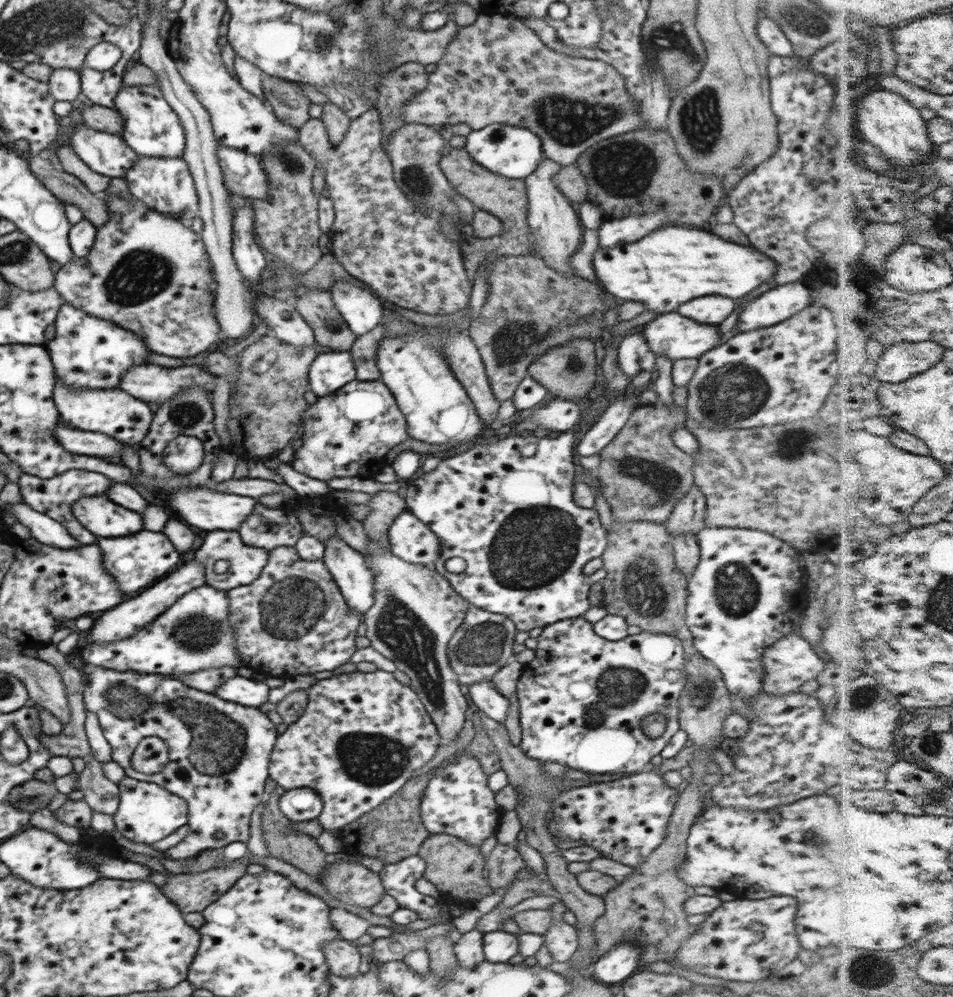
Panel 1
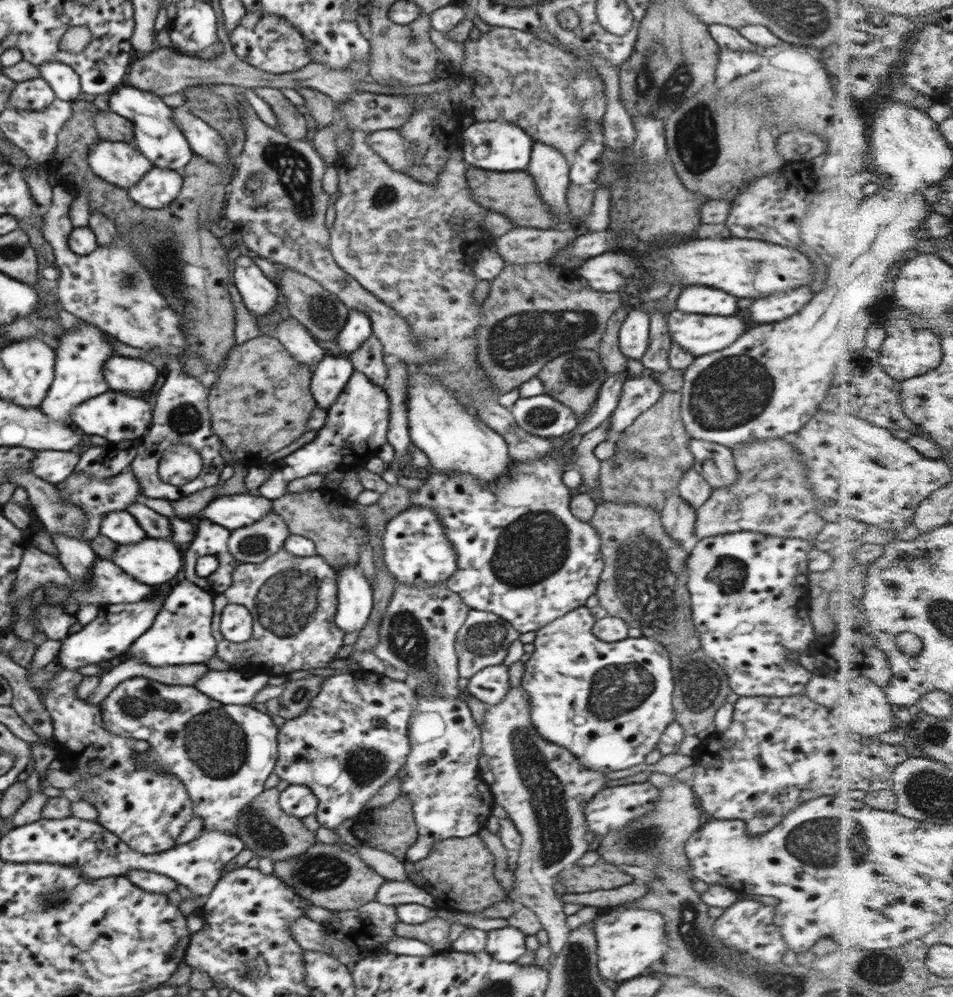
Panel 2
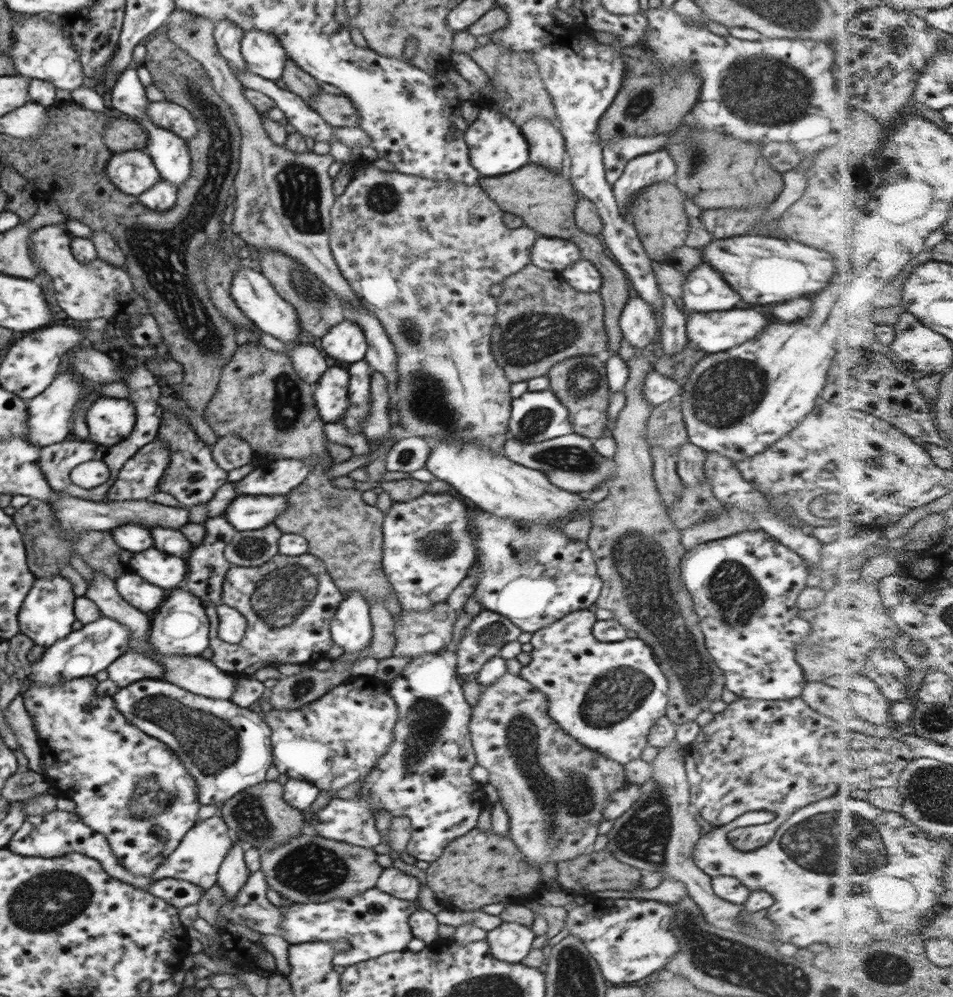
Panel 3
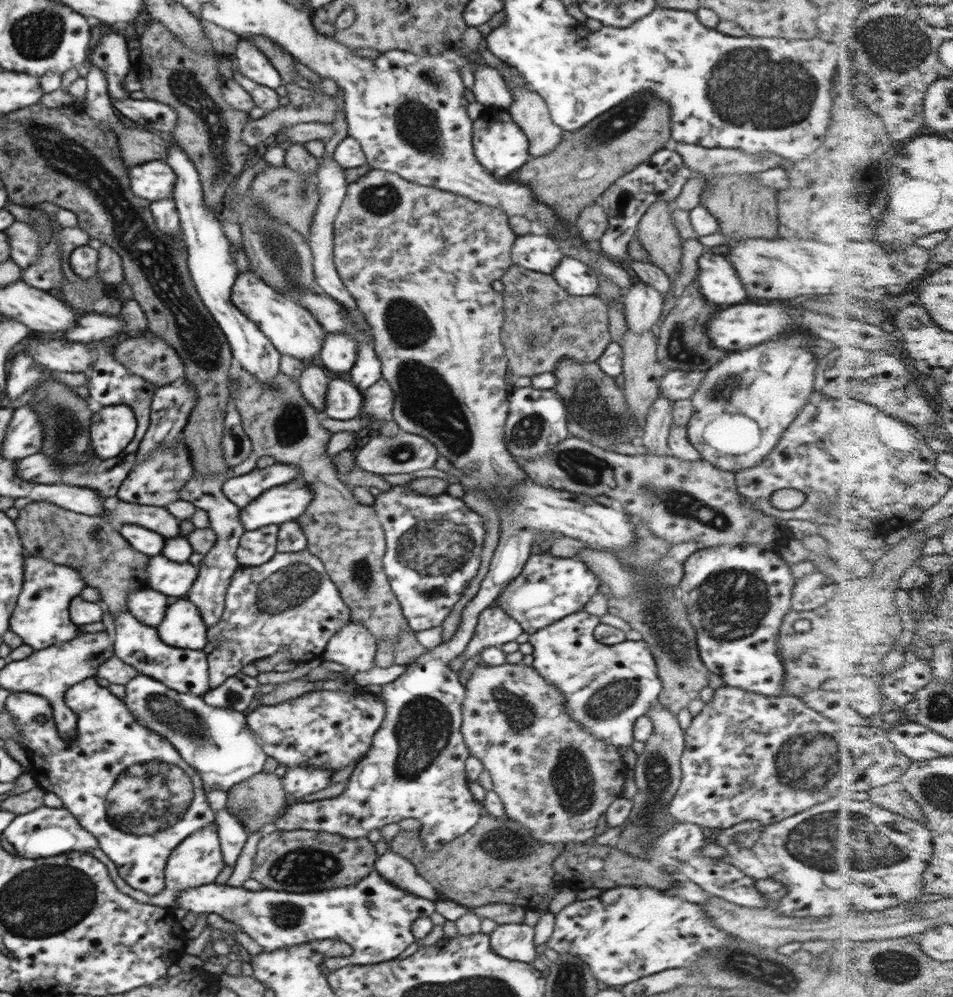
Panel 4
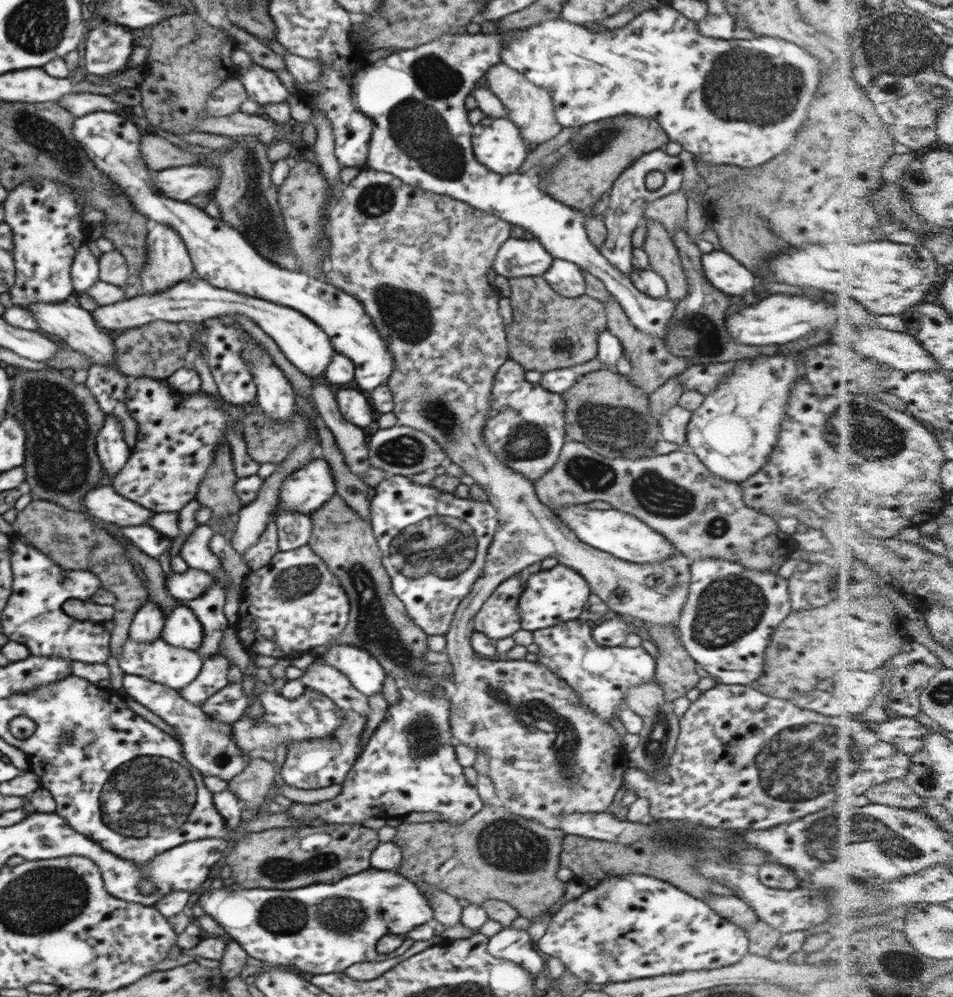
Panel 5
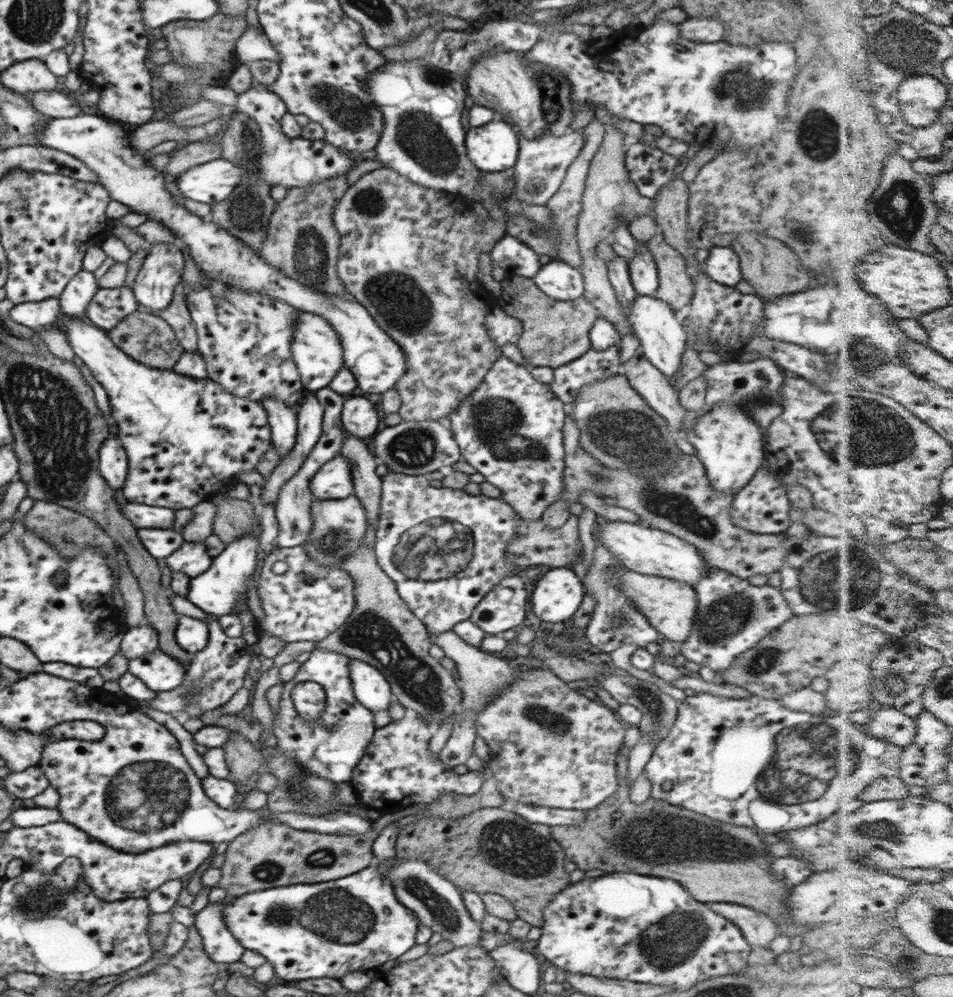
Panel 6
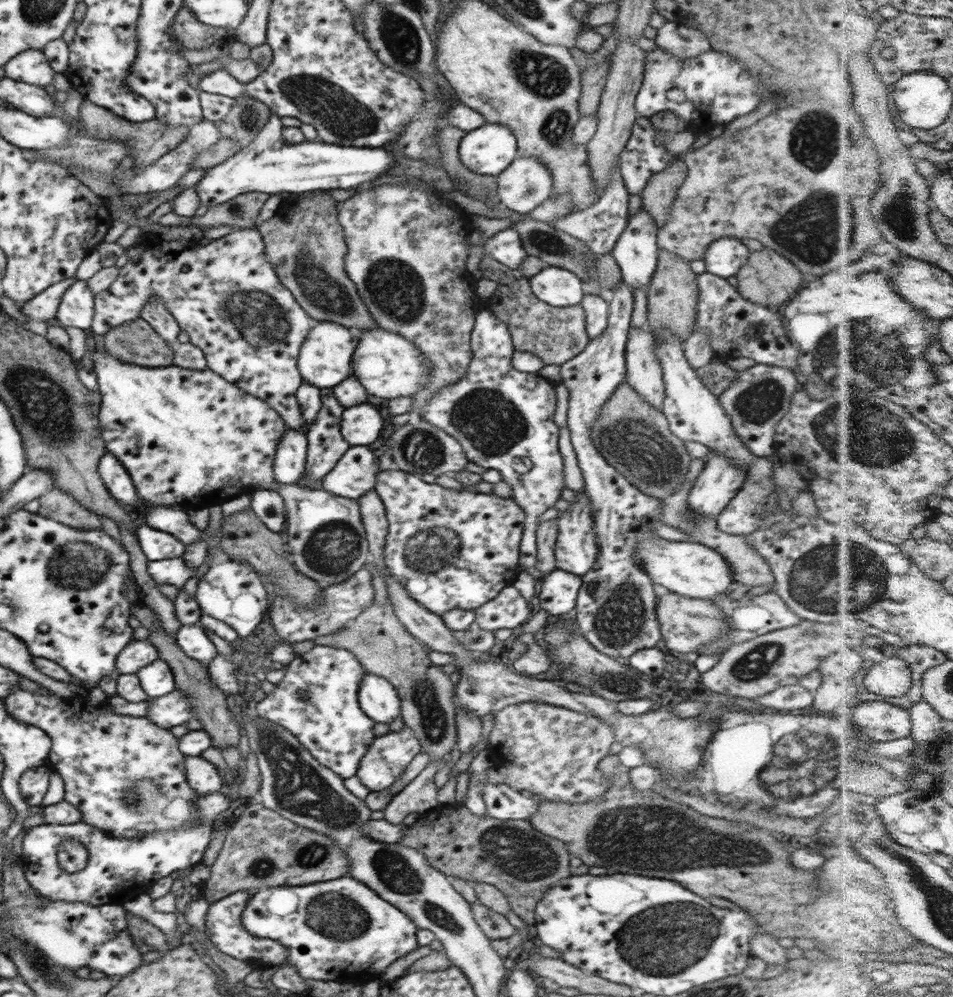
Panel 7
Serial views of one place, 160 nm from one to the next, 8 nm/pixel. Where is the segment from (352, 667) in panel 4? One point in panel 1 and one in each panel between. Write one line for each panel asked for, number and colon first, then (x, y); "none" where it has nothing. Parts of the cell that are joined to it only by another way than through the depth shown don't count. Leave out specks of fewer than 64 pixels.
1: (348, 568)
2: (354, 592)
3: (351, 628)

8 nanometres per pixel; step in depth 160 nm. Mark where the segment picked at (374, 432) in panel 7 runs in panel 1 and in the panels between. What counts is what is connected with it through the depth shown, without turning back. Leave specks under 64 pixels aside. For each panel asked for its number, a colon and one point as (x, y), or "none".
1: (329, 371)
2: (329, 377)
3: (330, 393)
4: (343, 401)
5: (355, 406)
6: (359, 417)

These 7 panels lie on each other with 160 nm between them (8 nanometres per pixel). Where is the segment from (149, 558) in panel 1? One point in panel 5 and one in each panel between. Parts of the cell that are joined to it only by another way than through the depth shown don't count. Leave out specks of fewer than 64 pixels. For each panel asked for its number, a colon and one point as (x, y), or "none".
2: (152, 562)
3: (165, 571)
4: (173, 579)
5: (191, 584)

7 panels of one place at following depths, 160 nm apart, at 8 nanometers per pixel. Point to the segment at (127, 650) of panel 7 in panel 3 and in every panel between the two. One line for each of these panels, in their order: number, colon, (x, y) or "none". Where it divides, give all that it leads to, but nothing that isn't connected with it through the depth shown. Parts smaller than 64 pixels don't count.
3: (140, 594)
4: (148, 606)
5: (147, 625)
6: (141, 640)

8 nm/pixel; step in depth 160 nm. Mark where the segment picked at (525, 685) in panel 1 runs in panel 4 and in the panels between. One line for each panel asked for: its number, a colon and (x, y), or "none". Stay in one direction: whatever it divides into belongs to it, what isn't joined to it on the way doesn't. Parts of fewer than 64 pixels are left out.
2: (607, 703)
3: (607, 696)
4: (607, 687)

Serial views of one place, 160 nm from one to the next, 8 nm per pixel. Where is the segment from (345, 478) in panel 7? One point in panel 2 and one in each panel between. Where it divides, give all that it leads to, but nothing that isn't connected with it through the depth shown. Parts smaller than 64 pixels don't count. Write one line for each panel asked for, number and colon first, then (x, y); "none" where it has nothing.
2: (232, 512)
3: (246, 512)
4: (284, 503)
5: (306, 490)
6: (333, 480)

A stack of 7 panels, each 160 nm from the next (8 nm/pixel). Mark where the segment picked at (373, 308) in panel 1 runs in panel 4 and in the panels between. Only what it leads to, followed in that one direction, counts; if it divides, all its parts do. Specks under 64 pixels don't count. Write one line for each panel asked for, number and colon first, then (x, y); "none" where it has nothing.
2: (358, 328)
3: (345, 343)
4: (339, 351)

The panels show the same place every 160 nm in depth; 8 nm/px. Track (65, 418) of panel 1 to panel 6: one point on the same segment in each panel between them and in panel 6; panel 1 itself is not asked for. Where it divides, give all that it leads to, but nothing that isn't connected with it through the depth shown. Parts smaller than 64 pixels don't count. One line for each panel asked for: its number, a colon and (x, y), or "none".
2: (117, 417)
3: (110, 420)
4: (112, 427)
5: (113, 452)
6: (113, 466)

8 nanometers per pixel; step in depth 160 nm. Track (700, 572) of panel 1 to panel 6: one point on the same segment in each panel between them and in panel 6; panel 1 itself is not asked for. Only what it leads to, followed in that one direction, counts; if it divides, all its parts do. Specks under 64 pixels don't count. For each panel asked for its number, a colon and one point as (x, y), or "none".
2: (748, 591)
3: (751, 628)
4: (737, 596)
5: (731, 612)
6: (732, 617)

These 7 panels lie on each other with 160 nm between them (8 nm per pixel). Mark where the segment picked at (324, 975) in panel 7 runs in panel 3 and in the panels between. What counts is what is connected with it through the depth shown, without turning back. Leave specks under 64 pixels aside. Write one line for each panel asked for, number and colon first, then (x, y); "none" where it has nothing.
3: (374, 923)
4: (374, 917)
5: (325, 927)
6: (306, 931)

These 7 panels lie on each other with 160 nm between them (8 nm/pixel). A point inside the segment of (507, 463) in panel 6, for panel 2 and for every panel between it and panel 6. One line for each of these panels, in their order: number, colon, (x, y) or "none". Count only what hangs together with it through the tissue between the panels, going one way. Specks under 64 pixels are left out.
2: (542, 416)
3: (535, 417)
4: (537, 419)
5: (526, 429)

